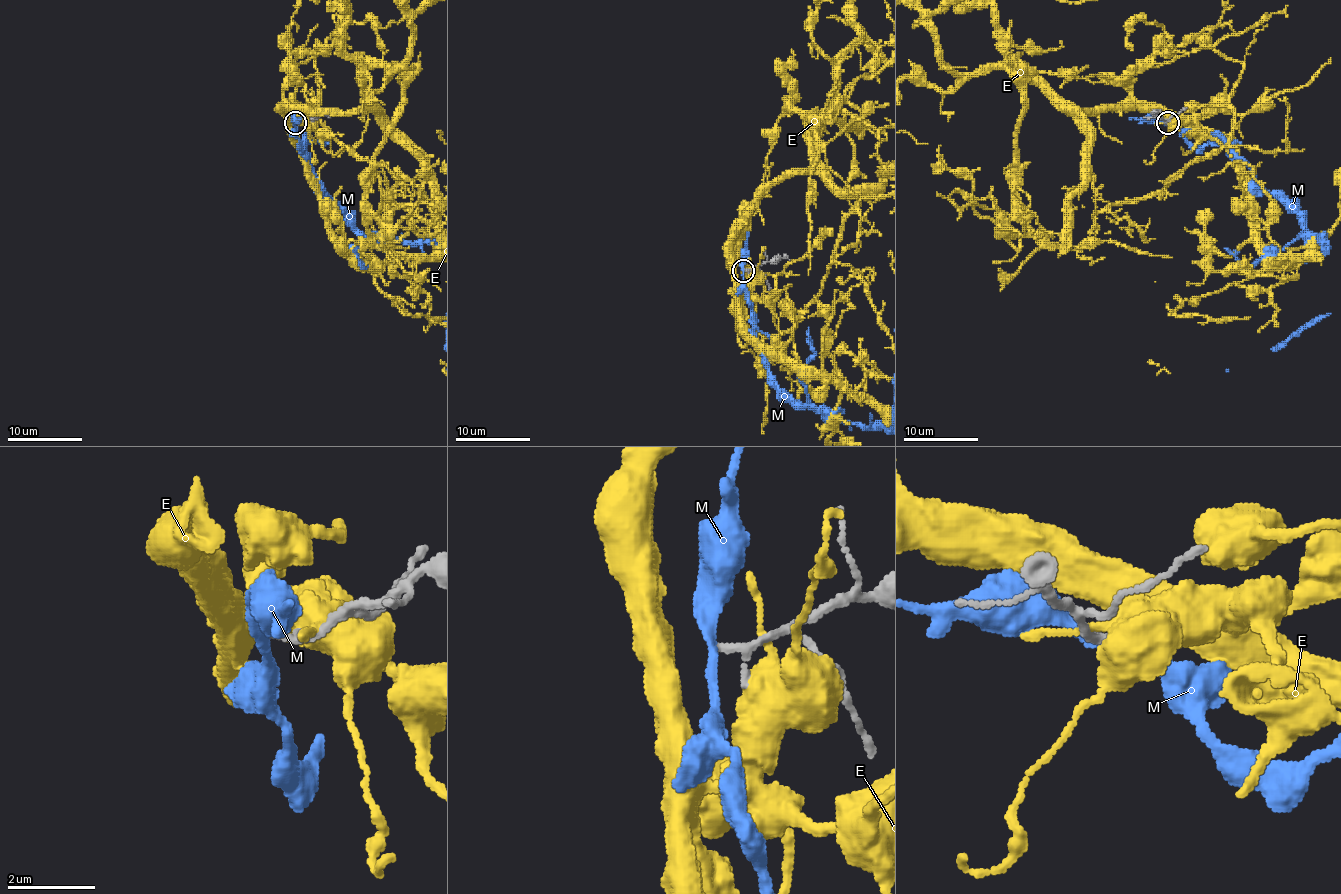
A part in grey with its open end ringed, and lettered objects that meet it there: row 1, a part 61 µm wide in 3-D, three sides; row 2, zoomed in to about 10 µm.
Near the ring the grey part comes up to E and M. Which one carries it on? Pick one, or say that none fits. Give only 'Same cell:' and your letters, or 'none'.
Same cell: none

